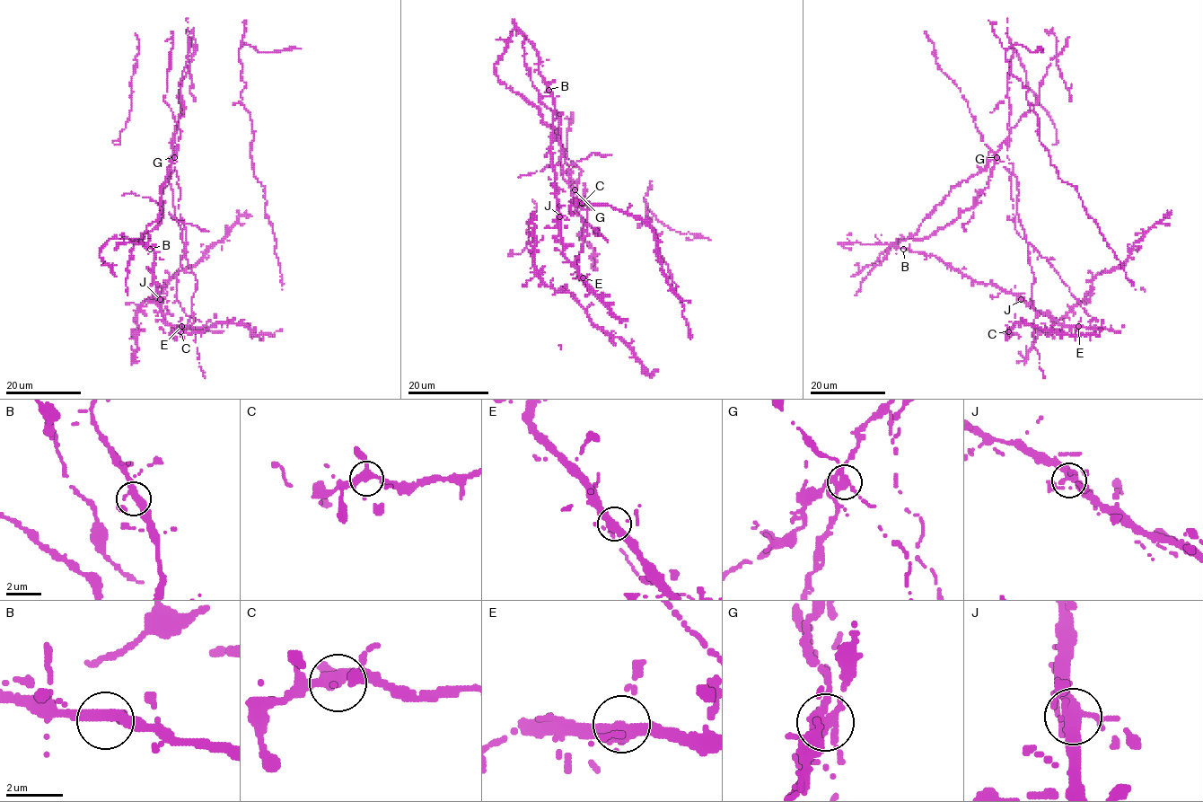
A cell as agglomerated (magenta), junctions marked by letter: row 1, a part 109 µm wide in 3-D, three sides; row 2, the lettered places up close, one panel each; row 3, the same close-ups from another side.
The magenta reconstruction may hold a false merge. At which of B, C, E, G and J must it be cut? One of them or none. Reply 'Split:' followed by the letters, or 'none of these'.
Split: G

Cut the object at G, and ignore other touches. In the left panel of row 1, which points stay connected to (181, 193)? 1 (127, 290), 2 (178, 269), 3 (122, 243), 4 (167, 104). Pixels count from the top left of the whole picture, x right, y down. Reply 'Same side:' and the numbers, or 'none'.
Same side: 2, 3, 4

